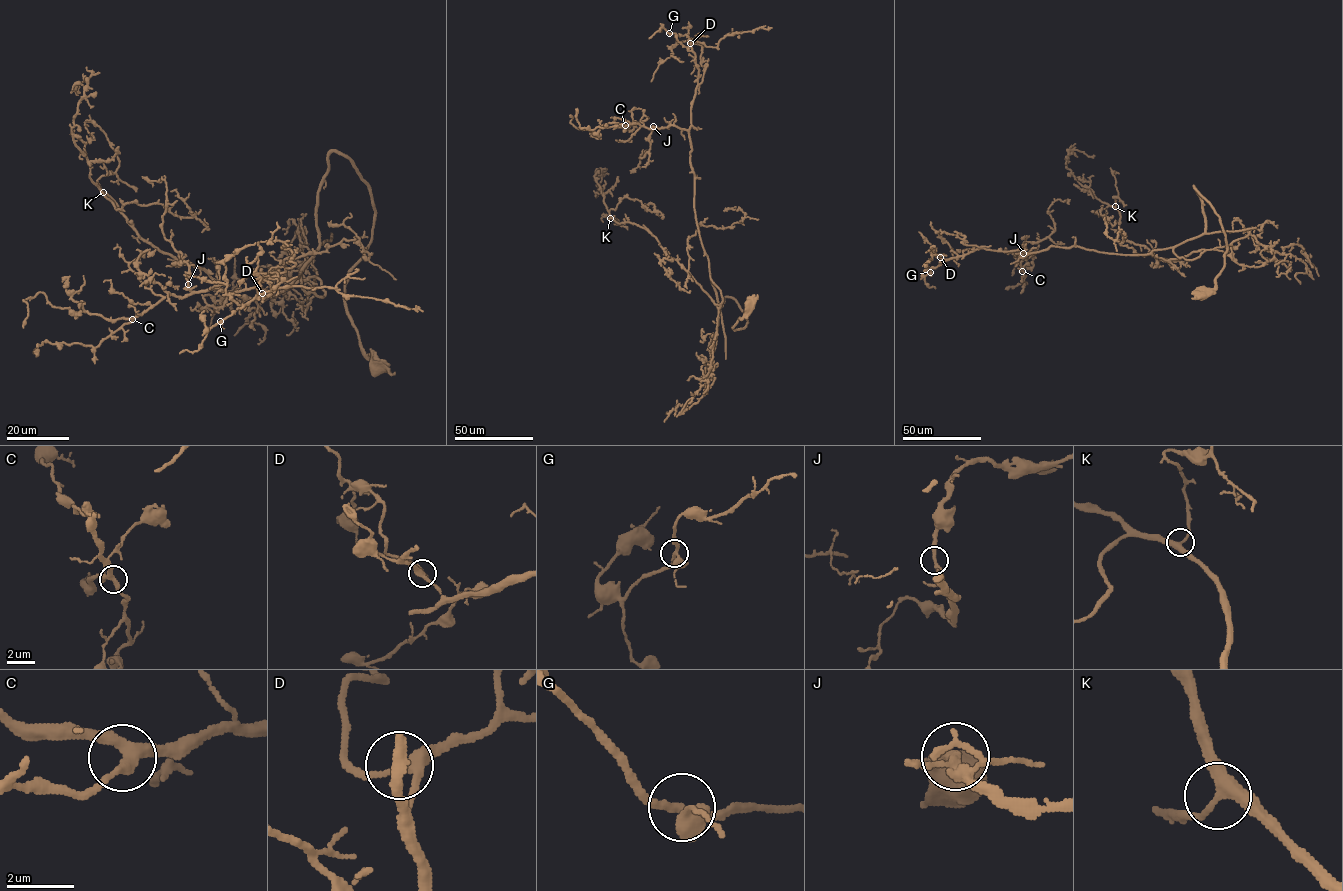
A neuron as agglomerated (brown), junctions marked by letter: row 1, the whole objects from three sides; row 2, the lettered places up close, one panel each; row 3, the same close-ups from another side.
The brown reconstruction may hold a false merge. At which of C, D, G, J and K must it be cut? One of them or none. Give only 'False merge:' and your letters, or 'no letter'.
False merge: no letter

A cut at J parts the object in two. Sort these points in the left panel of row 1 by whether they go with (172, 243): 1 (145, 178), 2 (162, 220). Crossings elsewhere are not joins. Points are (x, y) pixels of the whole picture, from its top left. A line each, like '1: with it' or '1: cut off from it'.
1: with it
2: with it

